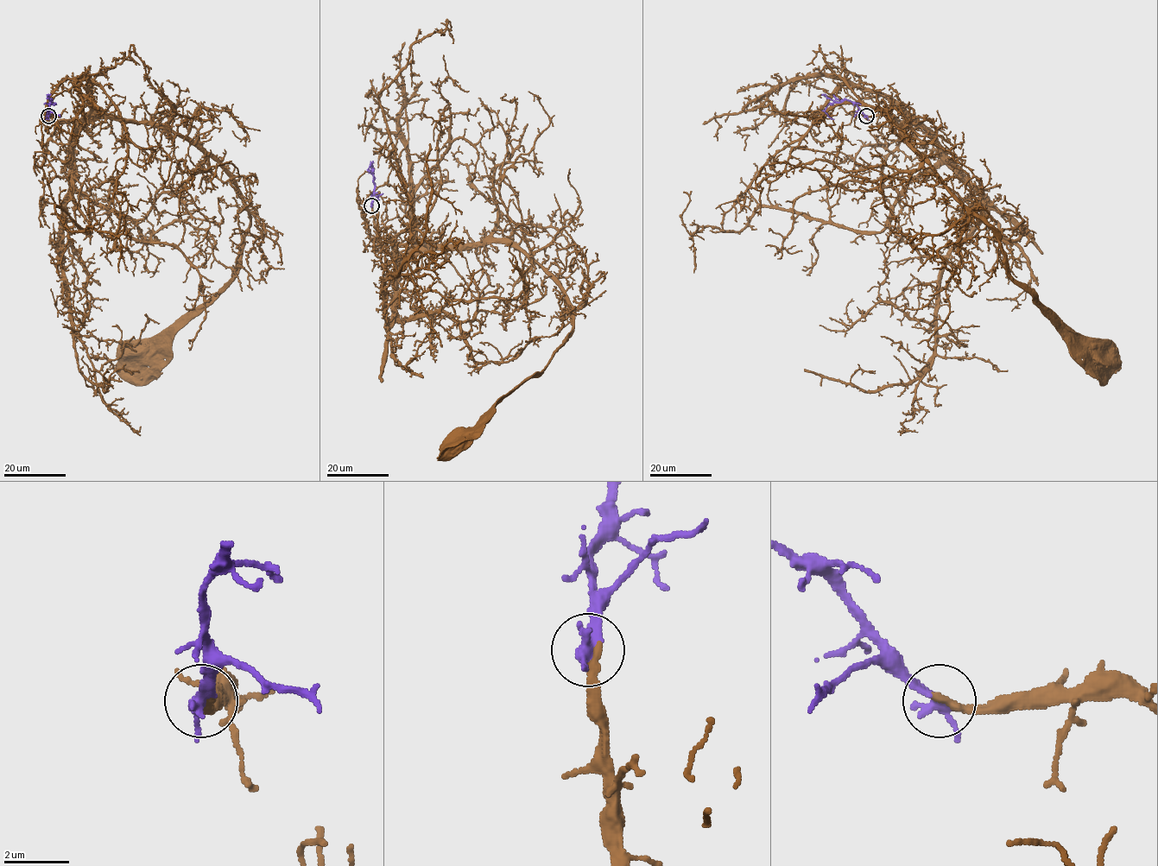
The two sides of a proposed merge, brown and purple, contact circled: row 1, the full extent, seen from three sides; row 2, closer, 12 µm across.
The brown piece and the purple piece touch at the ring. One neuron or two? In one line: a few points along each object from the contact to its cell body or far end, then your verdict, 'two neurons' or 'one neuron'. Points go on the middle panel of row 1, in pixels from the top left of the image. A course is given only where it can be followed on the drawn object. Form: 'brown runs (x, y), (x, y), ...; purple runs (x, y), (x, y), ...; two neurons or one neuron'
brown runs (371, 205), (386, 252), (414, 256), (509, 242), (556, 281), (571, 311), (572, 328), (549, 363), (453, 443); purple runs (371, 205), (374, 182), (371, 164), (369, 173); one neuron

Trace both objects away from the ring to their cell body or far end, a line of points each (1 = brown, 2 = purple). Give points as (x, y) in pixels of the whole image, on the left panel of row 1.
1: (48, 116), (162, 125), (221, 167), (249, 217), (238, 271), (130, 356)
2: (48, 116), (51, 99), (46, 119)

